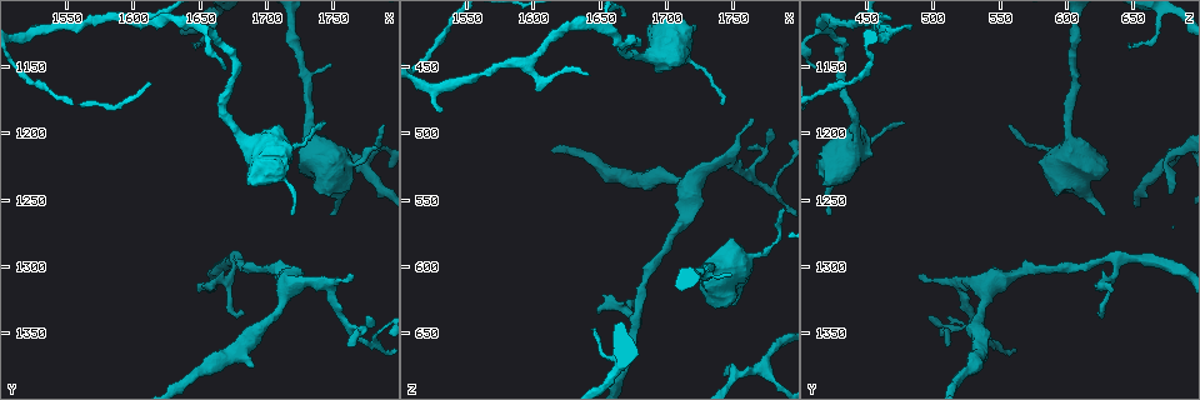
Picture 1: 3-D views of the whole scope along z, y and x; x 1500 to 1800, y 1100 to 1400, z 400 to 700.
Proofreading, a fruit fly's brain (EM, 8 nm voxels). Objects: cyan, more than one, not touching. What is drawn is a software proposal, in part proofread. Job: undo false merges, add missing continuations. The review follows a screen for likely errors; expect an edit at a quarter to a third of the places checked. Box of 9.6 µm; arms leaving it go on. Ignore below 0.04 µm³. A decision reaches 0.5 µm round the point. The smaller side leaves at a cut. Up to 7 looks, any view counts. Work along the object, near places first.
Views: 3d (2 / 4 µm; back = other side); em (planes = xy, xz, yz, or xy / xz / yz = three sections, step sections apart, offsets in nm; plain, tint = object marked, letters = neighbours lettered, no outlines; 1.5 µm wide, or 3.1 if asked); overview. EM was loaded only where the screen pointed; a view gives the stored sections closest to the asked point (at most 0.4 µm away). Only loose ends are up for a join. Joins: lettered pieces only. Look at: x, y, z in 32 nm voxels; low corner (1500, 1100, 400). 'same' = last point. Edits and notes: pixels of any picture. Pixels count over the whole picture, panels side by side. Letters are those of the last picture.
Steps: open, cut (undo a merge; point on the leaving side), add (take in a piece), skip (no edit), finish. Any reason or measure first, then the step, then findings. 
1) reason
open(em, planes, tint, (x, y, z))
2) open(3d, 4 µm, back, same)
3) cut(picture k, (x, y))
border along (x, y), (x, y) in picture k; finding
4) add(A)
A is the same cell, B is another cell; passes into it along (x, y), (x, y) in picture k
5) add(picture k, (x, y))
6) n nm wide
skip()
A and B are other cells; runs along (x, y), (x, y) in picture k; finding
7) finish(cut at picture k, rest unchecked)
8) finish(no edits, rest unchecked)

thick turns thin
open(em, planes, tint, (1698, 1342, 532))

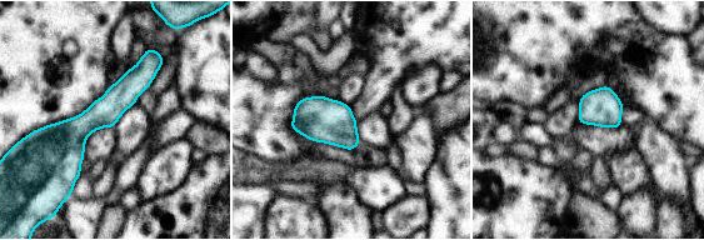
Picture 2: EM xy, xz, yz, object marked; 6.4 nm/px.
what lies round it
open(em, planes, letters, same)

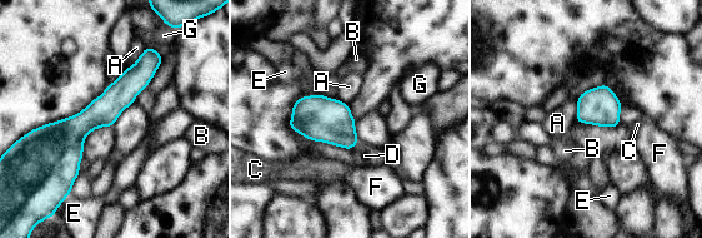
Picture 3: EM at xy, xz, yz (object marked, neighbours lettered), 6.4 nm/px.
A touches over 140 nm
skip()
A, B, C, D, E, F and G are other cells; continuous, no second neuron

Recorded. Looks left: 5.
tapers out
open(3d, 4 µm, (1740, 1192, 480))

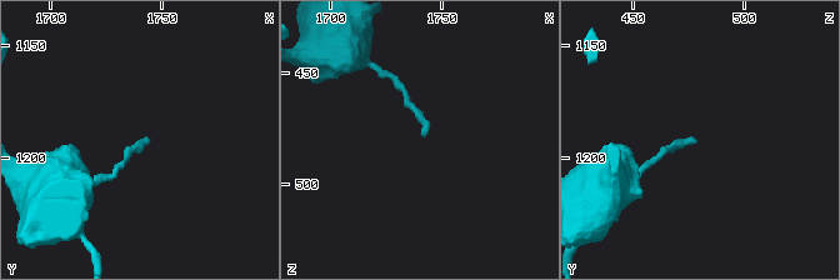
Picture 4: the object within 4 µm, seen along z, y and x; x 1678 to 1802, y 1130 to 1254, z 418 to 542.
open(em, xy, step 4, letters, (1740, 1191, 480))

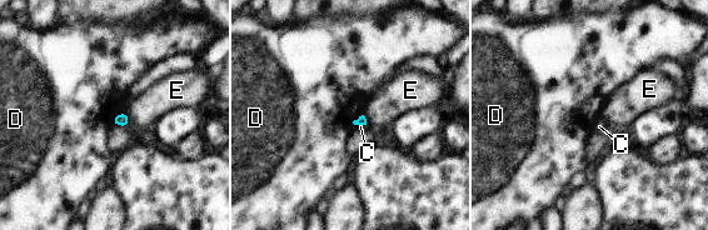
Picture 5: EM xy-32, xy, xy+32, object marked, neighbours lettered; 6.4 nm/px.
cut it another way
open(em, planes, letters, same)

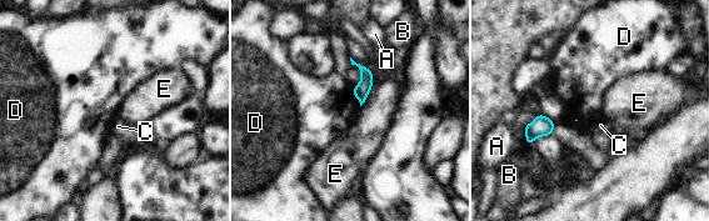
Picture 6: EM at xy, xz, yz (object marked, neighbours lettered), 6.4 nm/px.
skip()
A, B, C, D and E are other cells; border along (351, 88), (351, 93), (360, 105) in picture 6; none of them fits

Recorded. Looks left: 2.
sharp bend
open(em, planes, letters, (1652, 1120, 420))

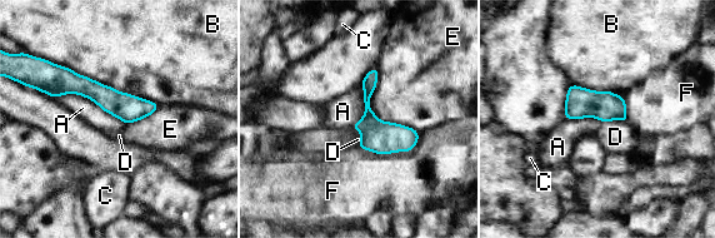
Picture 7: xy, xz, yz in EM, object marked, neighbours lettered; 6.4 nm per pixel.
B touches over 850 nm
skip()
A, B, C, D, E and F are other cells; one neuron here

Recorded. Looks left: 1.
finish(no edits, rest unchecked)

